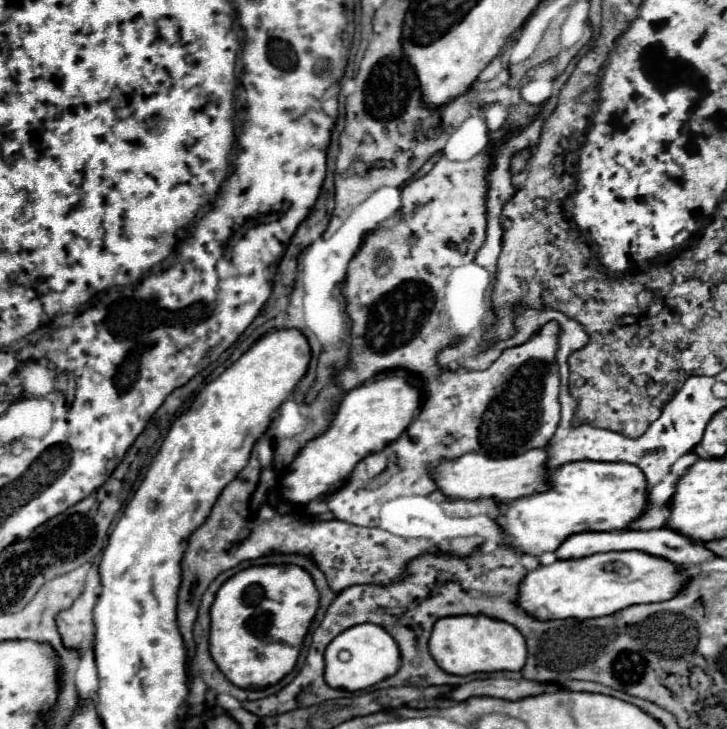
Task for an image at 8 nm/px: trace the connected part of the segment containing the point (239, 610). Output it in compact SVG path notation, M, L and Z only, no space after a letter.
M251 565L241 569L221 585L211 605L211 657L237 687L275 685L295 667L317 609L315 581L299 565Z

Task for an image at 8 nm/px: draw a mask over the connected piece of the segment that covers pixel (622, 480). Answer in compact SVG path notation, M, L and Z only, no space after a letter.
M575 461L555 471L547 479L553 489L505 503L501 527L511 547L529 555L555 551L569 535L581 531L629 529L647 513L647 479L637 465Z

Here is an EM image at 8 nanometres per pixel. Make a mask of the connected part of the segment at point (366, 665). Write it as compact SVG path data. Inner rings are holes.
M361 623L345 629L341 635L337 635L327 651L325 651L325 681L333 689L347 689L347 691L361 691L369 689L371 685L393 677L399 671L401 665L401 655L399 655L399 645L397 641L379 625L373 623ZM349 651L351 659L341 661L339 653Z

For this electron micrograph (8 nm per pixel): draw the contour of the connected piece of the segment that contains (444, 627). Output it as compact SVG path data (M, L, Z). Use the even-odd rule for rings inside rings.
M463 615L439 619L429 639L429 651L437 665L451 675L521 671L527 659L523 635L511 623L487 615Z

